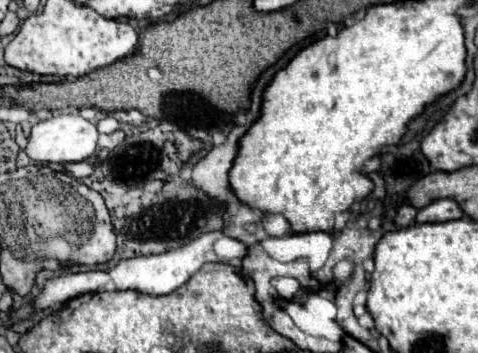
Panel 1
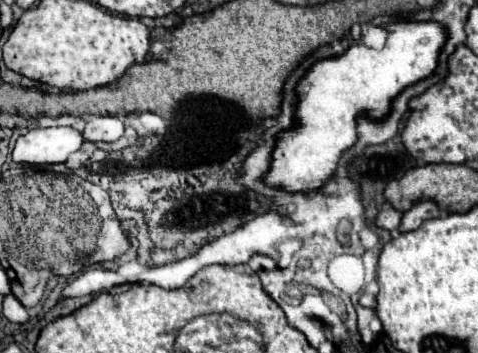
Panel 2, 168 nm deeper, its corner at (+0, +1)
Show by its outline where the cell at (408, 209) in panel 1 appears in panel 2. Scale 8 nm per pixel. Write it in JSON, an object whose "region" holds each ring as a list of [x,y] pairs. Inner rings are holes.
{"region":[[[383,205],[383,209],[377,213],[375,217],[375,227],[381,227],[381,229],[387,229],[387,231],[395,231],[401,223],[401,213],[395,211],[391,205]]]}

